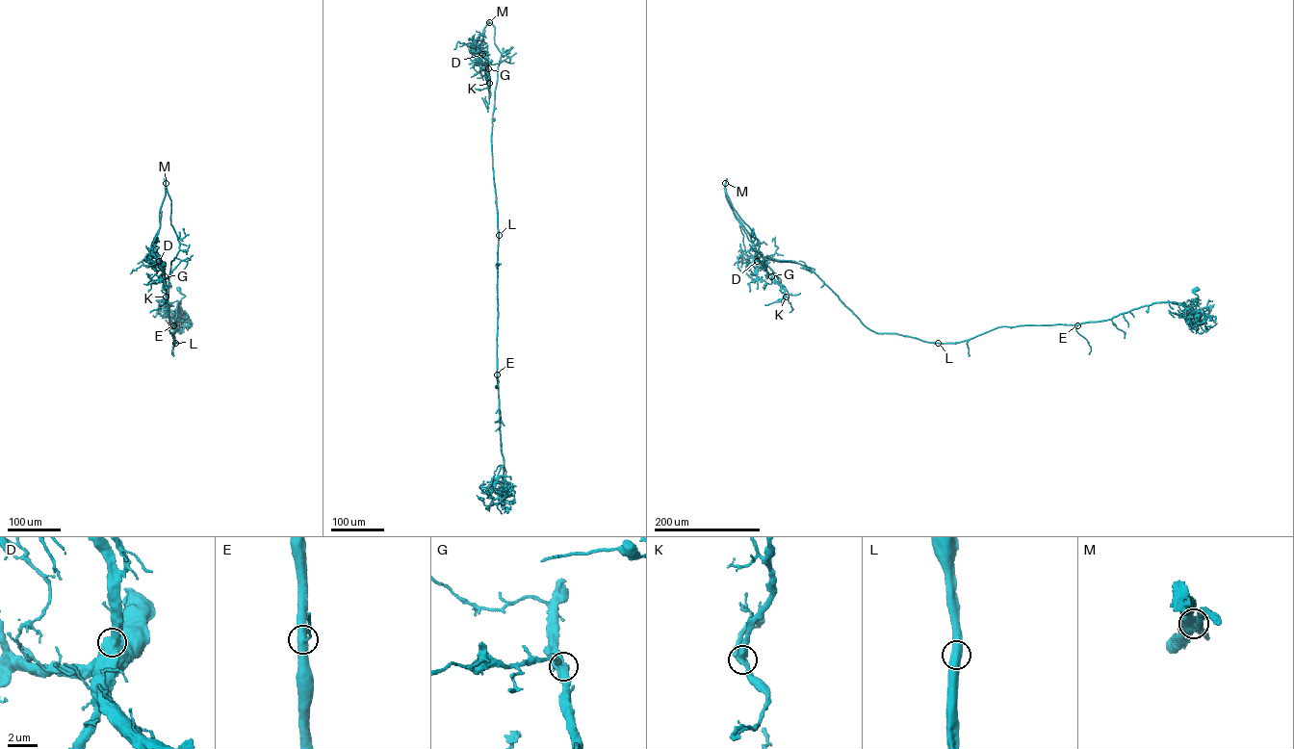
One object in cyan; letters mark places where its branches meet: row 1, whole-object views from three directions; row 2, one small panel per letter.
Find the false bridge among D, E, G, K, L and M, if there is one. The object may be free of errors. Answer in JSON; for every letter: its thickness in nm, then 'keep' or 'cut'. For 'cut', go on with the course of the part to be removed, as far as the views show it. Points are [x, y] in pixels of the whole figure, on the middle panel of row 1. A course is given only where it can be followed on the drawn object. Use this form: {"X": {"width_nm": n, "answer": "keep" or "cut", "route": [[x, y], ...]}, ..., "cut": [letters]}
{"D": {"width_nm": 700, "answer": "keep"}, "E": {"width_nm": 380, "answer": "keep"}, "G": {"width_nm": 420, "answer": "keep"}, "K": {"width_nm": 420, "answer": "keep"}, "L": {"width_nm": 600, "answer": "keep"}, "M": {"width_nm": 850, "answer": "cut", "route": [[489, 22], [477, 52], [483, 53], [490, 85], [482, 90], [474, 86]]}, "cut": ["M"]}

